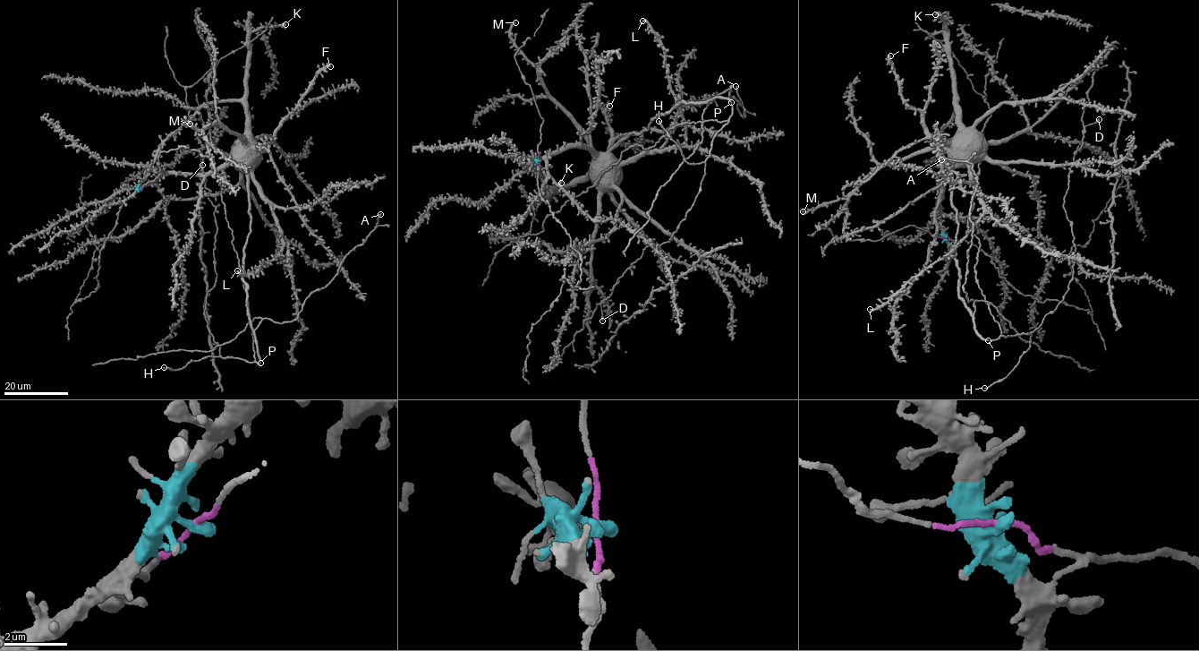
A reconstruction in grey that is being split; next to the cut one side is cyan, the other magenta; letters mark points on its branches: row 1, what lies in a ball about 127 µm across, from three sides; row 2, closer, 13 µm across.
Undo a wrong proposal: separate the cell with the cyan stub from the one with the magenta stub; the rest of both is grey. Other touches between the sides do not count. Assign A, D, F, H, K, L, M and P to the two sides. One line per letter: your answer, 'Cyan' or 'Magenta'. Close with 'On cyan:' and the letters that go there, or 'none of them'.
A: Cyan
D: Cyan
F: Cyan
H: Cyan
K: Cyan
L: Cyan
M: Cyan
P: Cyan
On cyan: A, D, F, H, K, L, M, P

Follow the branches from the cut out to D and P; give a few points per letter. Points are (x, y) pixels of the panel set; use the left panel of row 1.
D: (140, 189), (149, 171), (242, 166), (254, 361), (222, 357), (208, 327), (216, 229), (202, 165)
P: (140, 189), (140, 183), (149, 171), (206, 175), (234, 162), (242, 166), (250, 215), (242, 278), (260, 362)

